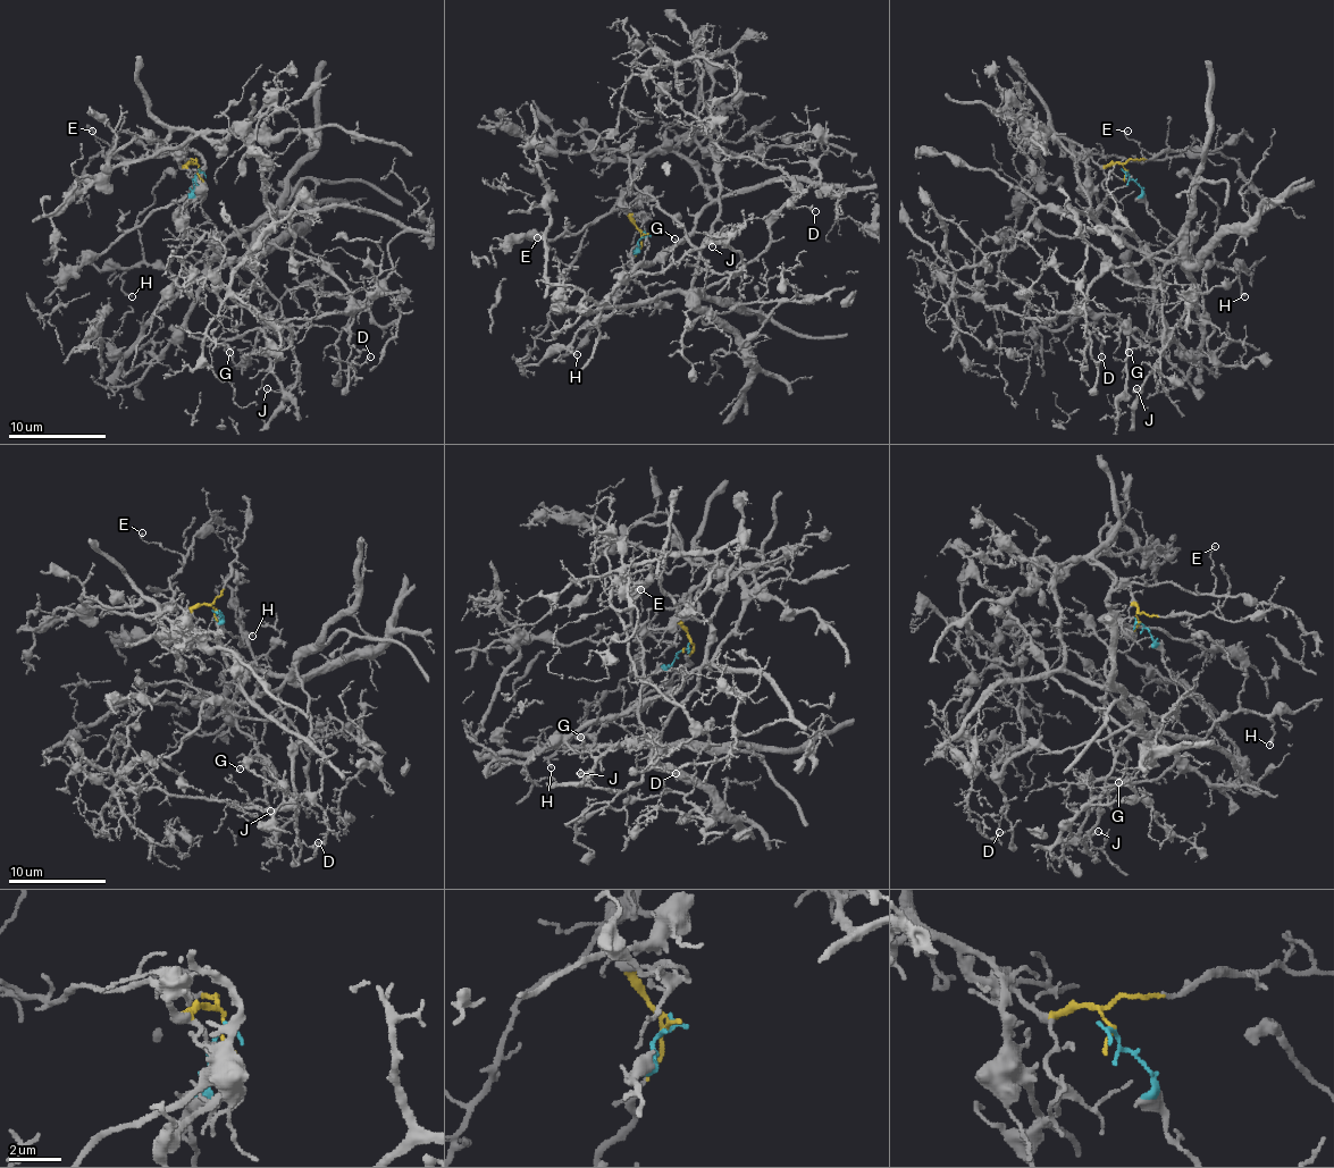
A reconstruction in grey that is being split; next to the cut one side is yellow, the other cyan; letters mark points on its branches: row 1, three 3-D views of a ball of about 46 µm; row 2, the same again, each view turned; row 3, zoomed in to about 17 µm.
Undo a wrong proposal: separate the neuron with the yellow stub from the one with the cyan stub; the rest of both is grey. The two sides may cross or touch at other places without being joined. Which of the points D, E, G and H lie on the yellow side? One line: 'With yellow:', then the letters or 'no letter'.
With yellow: E, G

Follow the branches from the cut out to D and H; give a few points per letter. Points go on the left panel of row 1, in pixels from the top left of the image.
D: (199, 171), (169, 275), (191, 285), (211, 277), (260, 241), (299, 250), (345, 287), (349, 361), (370, 355)
H: (199, 171), (186, 209), (189, 228), (167, 268), (137, 262), (120, 279), (123, 290), (133, 297)

